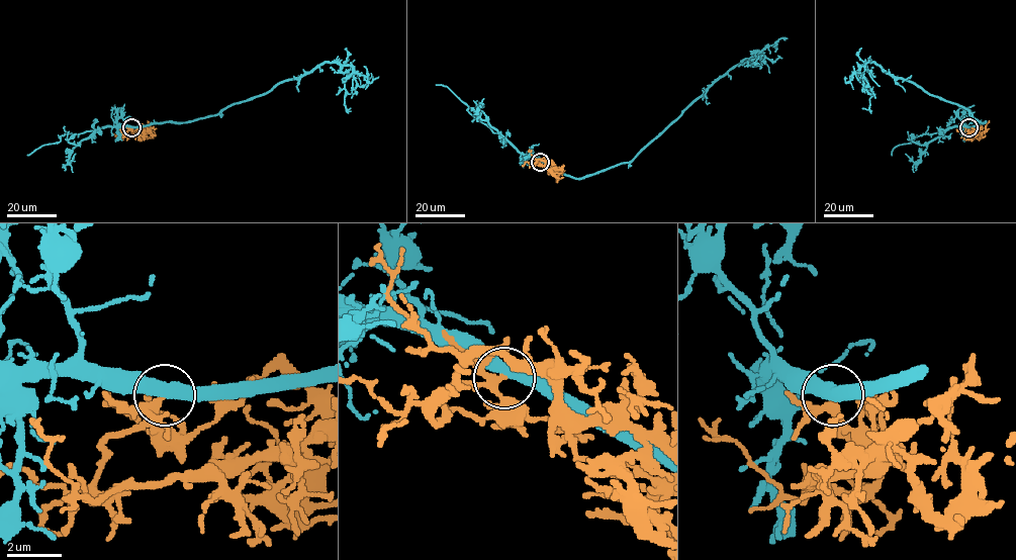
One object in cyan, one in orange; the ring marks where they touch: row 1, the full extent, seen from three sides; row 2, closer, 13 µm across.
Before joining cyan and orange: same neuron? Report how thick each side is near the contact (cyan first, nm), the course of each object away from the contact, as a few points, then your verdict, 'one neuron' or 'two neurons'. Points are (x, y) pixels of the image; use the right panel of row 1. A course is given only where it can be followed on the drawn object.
calibres 440 and 200 nm; course cyan (967, 127), (985, 121), (956, 104), (896, 79), (874, 62), (858, 66), (871, 93), (869, 108), (862, 107); course orange (967, 127), (972, 134), (966, 135), (975, 132), (979, 137), (989, 120); two neurons

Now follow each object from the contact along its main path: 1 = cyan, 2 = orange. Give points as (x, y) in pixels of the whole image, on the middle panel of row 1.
1: (540, 161), (573, 177), (584, 178), (629, 163), (716, 80), (760, 52), (752, 61), (754, 65), (759, 56)
2: (540, 161), (534, 165), (538, 160), (550, 165), (559, 179), (556, 182)

